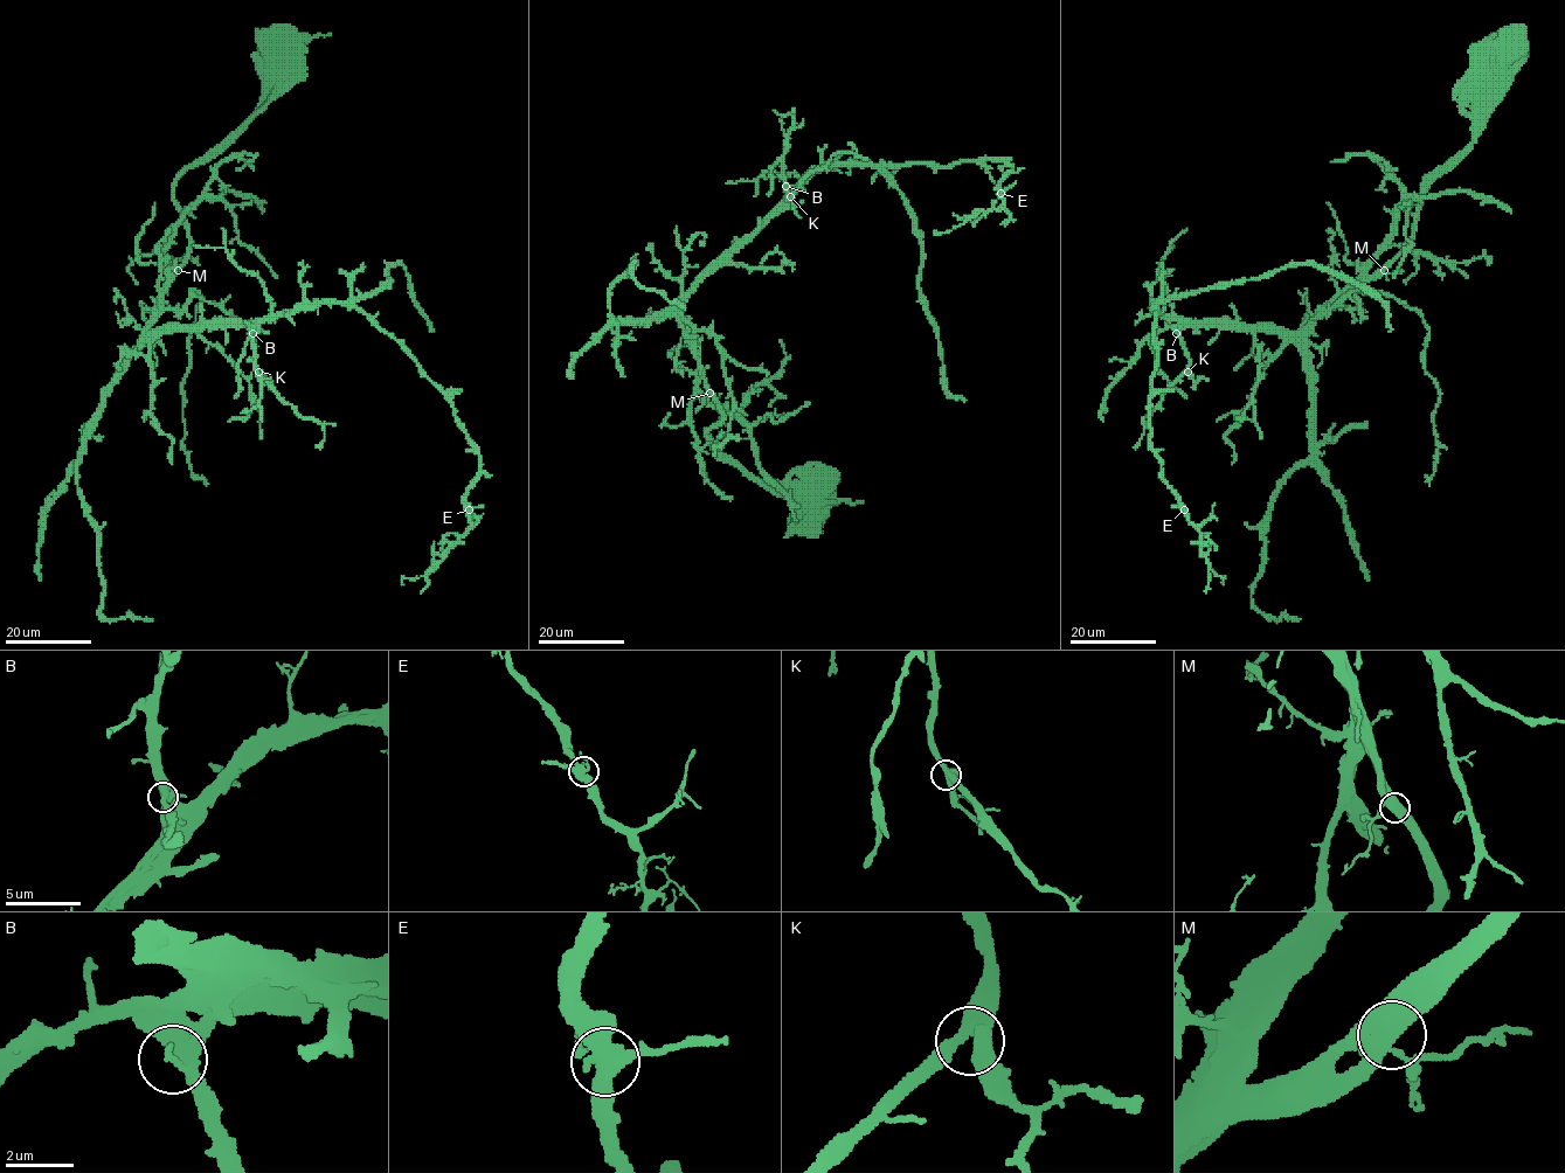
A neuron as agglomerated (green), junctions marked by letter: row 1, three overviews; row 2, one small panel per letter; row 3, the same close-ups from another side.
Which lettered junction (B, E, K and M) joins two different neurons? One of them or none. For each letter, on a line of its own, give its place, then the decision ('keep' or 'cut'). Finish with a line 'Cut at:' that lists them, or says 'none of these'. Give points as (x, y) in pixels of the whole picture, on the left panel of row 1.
B: (253, 333) | keep
E: (469, 509) | keep
K: (258, 372) | keep
M: (178, 270) | keep
Cut at: none of these

